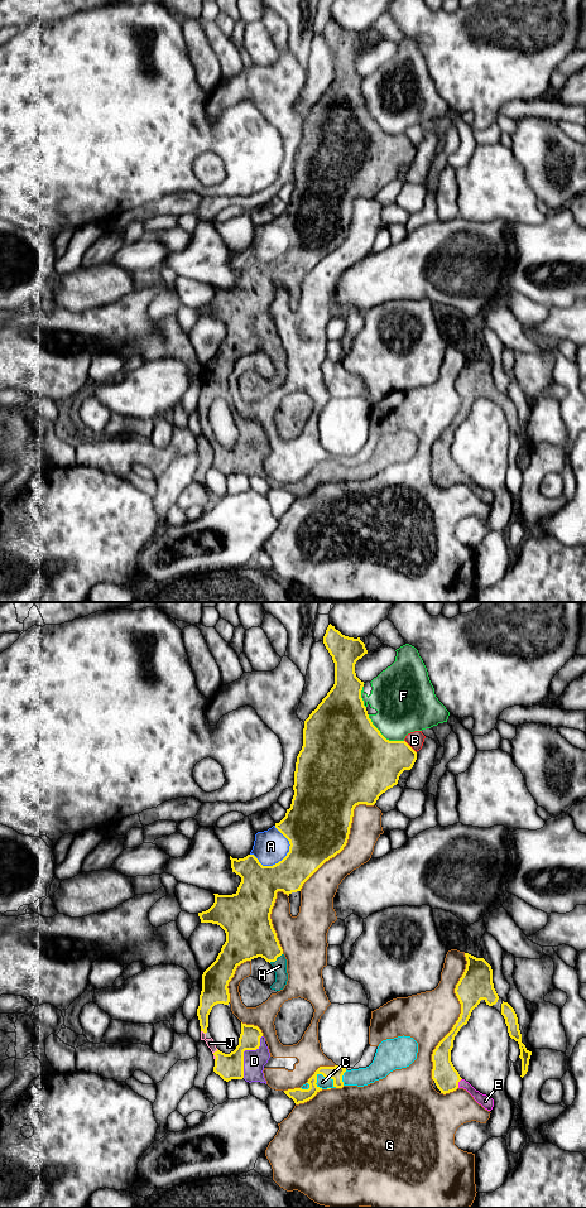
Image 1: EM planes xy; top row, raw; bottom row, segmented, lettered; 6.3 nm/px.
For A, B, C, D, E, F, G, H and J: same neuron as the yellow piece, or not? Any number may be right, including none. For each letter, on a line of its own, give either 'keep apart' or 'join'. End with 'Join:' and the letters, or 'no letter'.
A: join
B: keep apart
C: join
D: join
E: join
F: keep apart
G: keep apart
H: join
J: join
Join: A, C, D, E, H, J

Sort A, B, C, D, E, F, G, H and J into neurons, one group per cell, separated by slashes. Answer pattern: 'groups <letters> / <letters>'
groups A C D E H J / B / F / G

